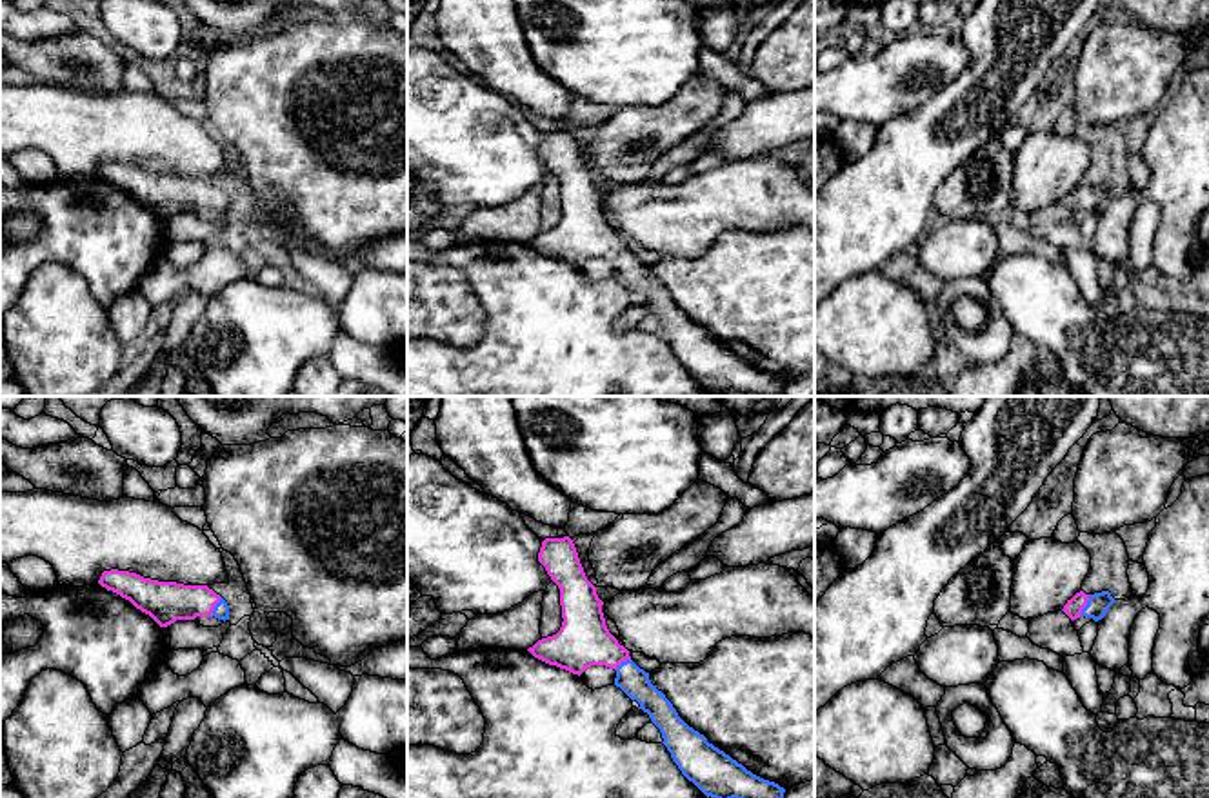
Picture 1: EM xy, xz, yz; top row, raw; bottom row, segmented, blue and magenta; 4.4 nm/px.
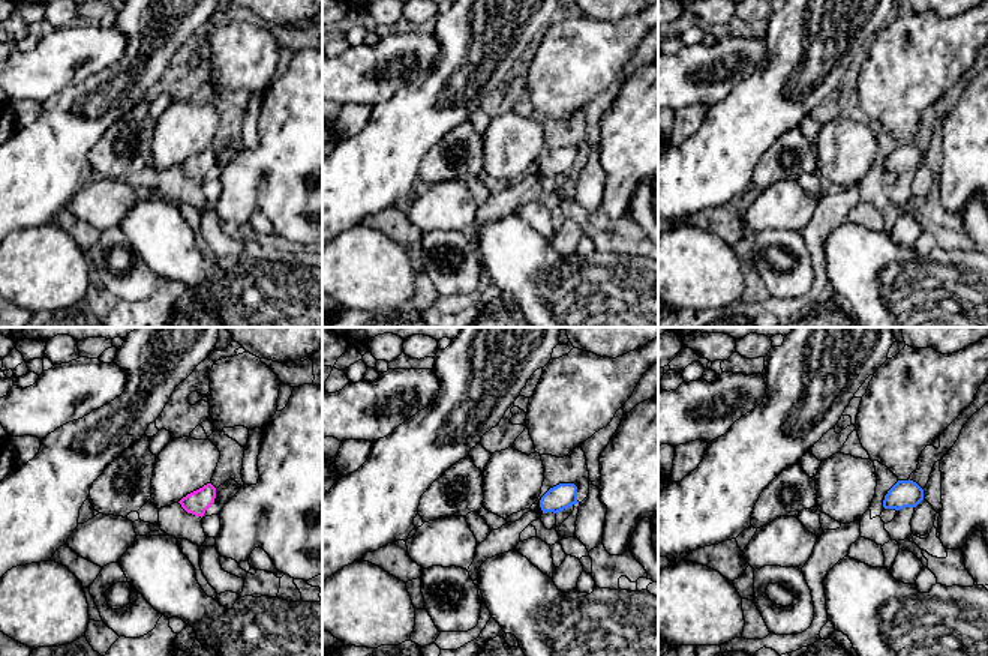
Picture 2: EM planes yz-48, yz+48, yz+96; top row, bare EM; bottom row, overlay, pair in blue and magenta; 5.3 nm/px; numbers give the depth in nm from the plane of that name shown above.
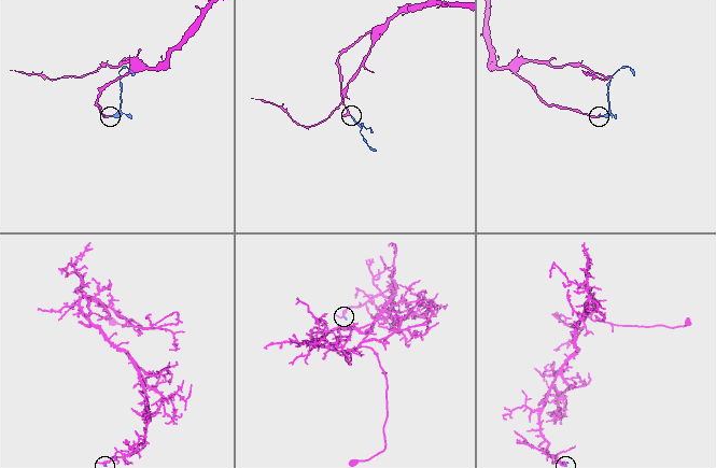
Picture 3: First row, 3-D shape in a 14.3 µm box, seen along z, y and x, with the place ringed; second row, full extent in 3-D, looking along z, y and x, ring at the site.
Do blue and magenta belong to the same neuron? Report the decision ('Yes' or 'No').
Yes

